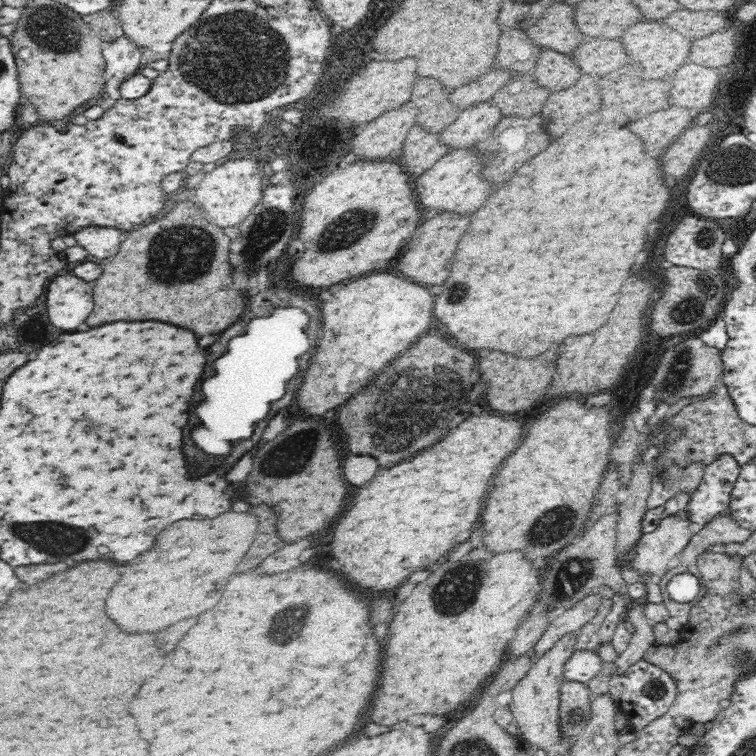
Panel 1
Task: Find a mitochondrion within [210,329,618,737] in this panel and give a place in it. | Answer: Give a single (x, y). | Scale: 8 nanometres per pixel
(441, 400)

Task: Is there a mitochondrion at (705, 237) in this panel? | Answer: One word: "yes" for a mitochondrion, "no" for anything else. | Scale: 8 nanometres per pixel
yes

